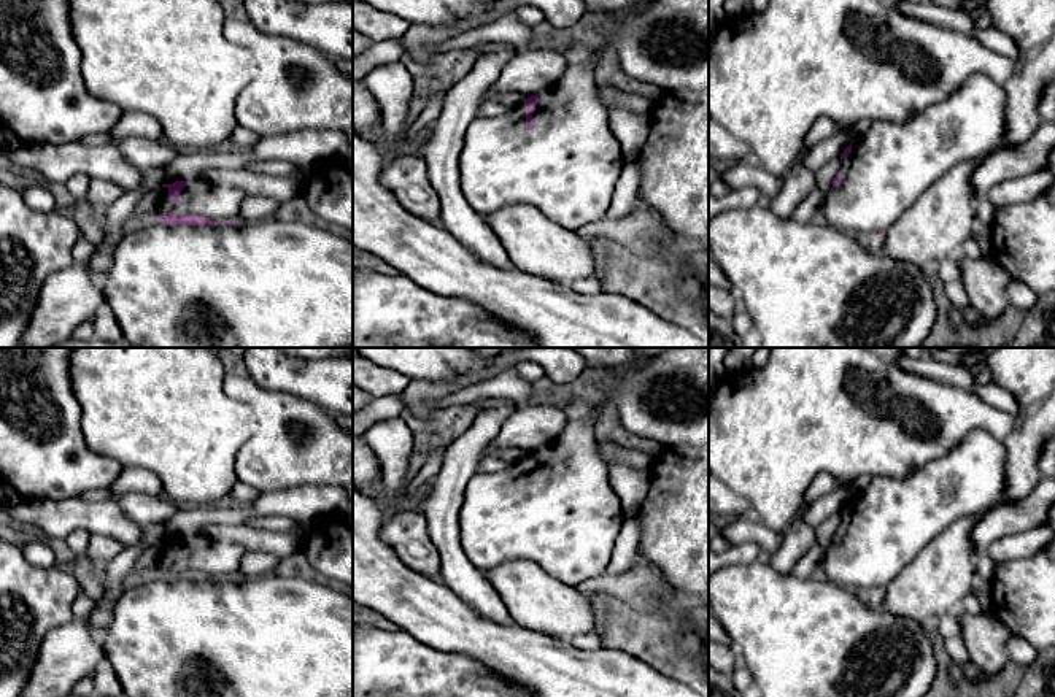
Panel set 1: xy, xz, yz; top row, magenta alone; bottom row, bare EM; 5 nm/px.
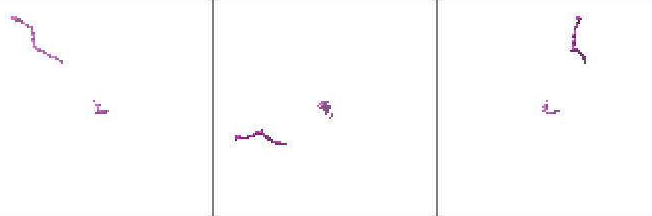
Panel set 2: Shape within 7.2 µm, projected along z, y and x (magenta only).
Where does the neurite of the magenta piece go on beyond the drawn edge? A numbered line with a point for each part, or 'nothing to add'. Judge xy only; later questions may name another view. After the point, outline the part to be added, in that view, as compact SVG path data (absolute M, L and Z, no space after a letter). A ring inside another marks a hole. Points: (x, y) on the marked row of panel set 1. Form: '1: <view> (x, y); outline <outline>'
1: xy (218, 204); outline M203 178L191 181L189 186L183 187L178 202L170 200L168 189L164 187L156 216L168 216L172 211L176 214L195 214L211 222L238 222L240 205L246 192L232 187L210 183Z

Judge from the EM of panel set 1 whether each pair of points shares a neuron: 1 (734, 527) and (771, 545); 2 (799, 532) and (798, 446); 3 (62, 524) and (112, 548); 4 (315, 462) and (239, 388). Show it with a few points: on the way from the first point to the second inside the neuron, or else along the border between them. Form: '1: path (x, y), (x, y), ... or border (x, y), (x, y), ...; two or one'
1: path (744, 529), (761, 535); one
2: border (801, 513), (784, 532); two
3: border (89, 534), (102, 534), (124, 545); two
4: path (294, 451), (283, 437), (278, 423), (261, 405); one

